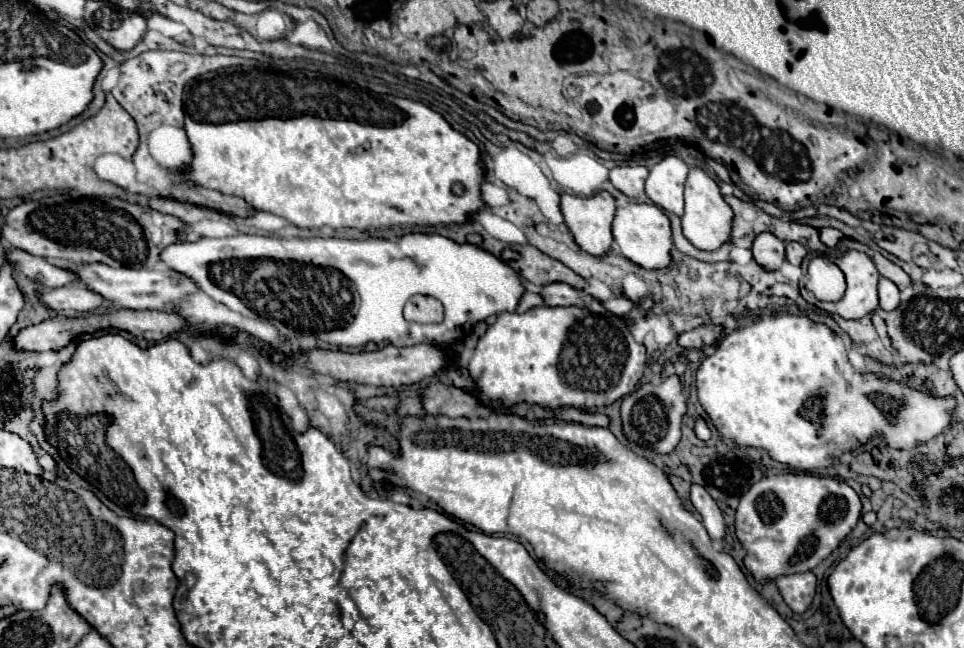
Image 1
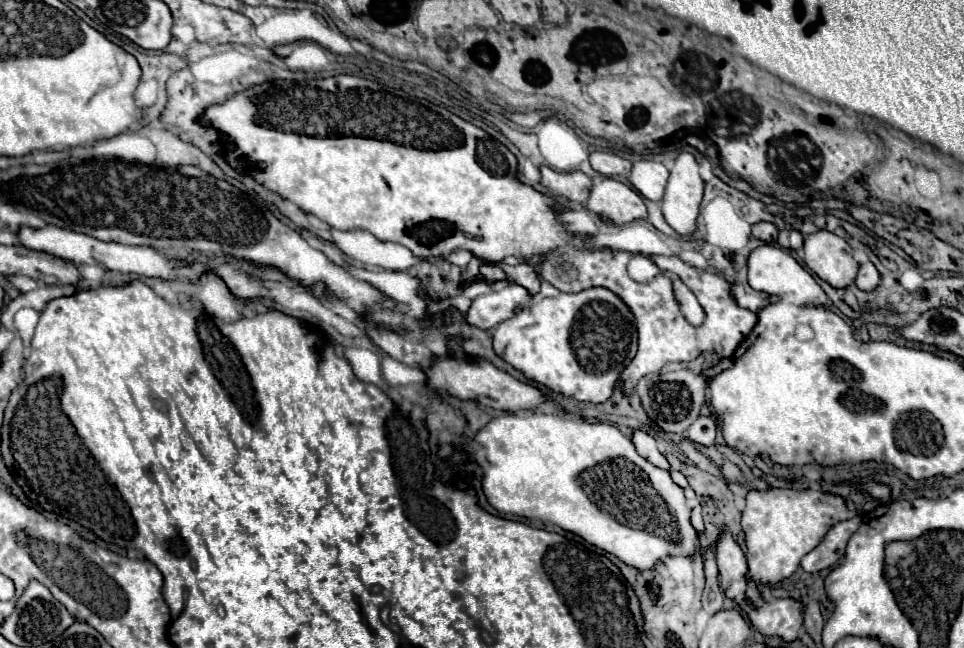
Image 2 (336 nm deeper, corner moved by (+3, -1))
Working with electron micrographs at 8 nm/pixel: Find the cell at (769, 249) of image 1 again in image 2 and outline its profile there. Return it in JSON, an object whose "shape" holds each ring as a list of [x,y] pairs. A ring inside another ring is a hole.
{"shape":[[[760,221],[756,225],[752,225],[752,235],[764,243],[770,243],[774,245],[776,243],[776,237],[778,237],[778,229],[776,225],[772,223],[766,223],[766,221]]]}

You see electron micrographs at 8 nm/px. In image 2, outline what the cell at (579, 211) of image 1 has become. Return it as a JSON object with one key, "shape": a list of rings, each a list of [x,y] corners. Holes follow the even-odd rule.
{"shape":[[[542,165],[540,173],[542,173],[542,185],[546,189],[550,189],[552,193],[560,193],[566,199],[576,201],[576,203],[584,203],[588,199],[592,183],[590,183],[590,177],[584,175],[582,171],[558,173],[558,171],[552,171],[550,167]]]}

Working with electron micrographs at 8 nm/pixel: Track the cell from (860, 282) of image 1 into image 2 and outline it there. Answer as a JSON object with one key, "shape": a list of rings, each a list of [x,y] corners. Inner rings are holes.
{"shape":[[[822,229],[804,239],[804,263],[832,287],[846,287],[856,279],[858,263],[852,257],[850,245]]]}

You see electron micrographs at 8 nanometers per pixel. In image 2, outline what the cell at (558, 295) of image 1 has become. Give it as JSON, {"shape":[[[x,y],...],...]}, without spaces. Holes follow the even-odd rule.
{"shape":[[[506,285],[504,289],[480,295],[468,309],[468,323],[478,329],[492,329],[498,323],[514,317],[518,309],[528,305],[532,295],[520,285]]]}

